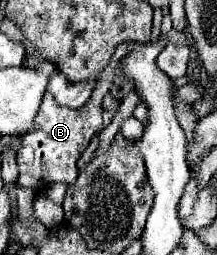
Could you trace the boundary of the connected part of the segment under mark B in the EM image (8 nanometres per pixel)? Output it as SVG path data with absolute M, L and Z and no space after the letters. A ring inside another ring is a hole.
M124 42L116 48L110 63L104 69L103 76L99 78L101 84L97 84L97 88L93 90L91 104L87 106L85 112L75 112L75 110L69 110L65 106L57 106L53 102L53 98L49 98L49 94L43 96L43 102L41 102L39 112L37 112L37 118L33 122L33 130L27 132L21 138L21 146L17 150L17 166L19 166L17 184L19 186L41 190L43 186L53 184L53 182L73 184L77 180L77 160L79 160L81 152L87 148L89 140L101 130L101 110L103 110L101 108L101 100L103 100L105 92L113 84L111 79L113 79L117 69L120 67L122 57L136 45L139 44Z

